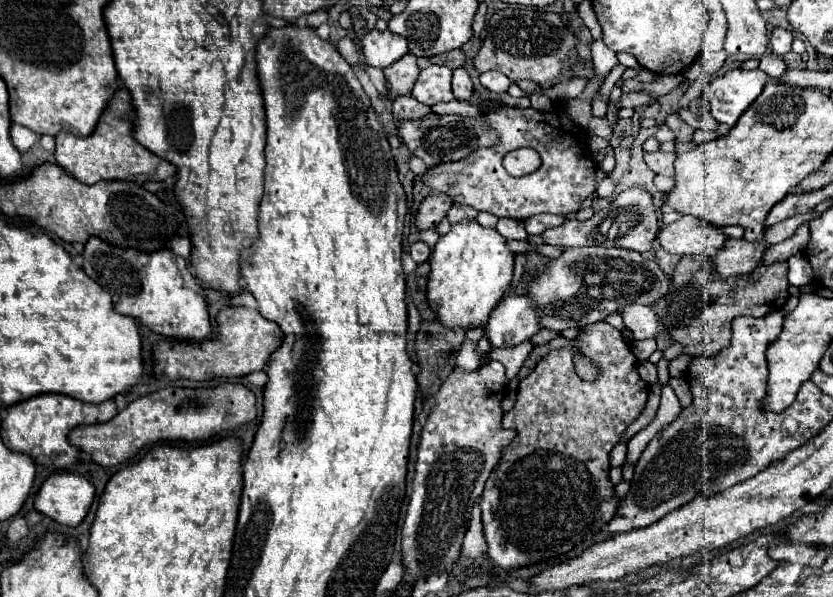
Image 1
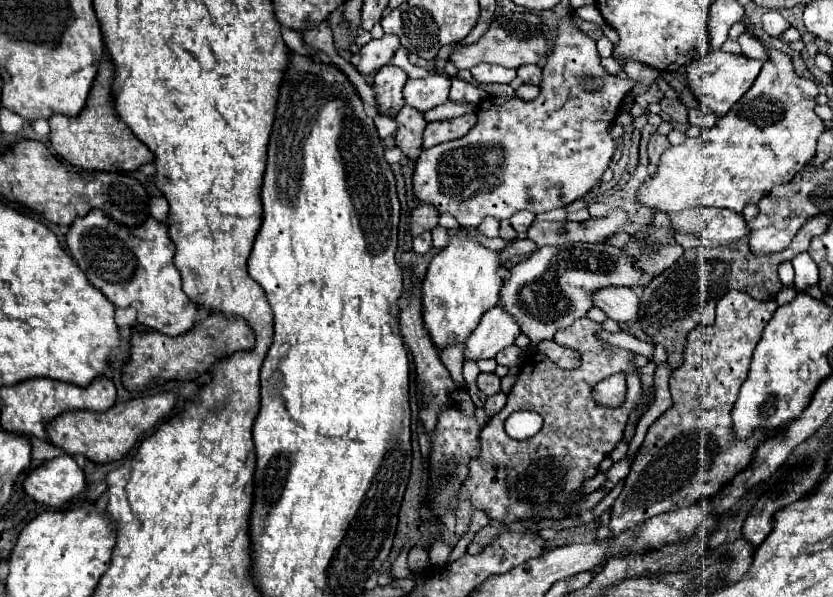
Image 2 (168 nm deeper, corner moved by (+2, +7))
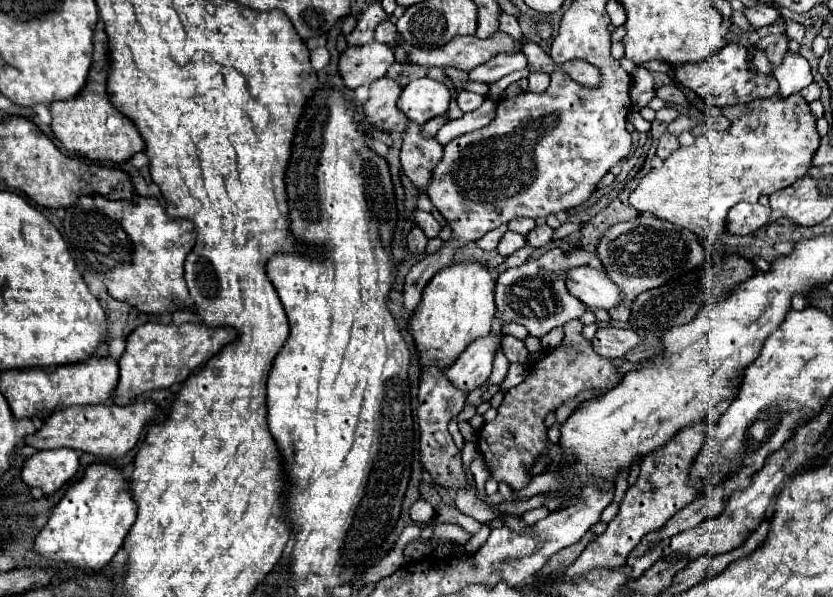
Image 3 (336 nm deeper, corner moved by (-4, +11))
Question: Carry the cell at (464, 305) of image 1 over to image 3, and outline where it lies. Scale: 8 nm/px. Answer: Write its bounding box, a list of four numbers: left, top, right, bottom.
[408,261,496,369]

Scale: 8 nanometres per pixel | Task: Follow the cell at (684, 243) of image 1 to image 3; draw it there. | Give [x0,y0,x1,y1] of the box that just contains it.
[726,203,770,235]

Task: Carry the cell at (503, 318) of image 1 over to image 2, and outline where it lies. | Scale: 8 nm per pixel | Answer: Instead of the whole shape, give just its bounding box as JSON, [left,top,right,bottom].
[464,305,522,361]

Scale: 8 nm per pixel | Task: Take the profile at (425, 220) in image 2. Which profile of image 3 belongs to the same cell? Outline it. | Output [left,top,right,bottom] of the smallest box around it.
[408,227,428,255]

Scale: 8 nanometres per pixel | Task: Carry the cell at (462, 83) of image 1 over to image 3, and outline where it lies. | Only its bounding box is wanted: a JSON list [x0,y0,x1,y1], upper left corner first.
[456,91,484,113]

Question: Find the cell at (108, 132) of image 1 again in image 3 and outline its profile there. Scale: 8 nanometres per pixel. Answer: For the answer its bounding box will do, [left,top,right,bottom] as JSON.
[50,29,144,161]

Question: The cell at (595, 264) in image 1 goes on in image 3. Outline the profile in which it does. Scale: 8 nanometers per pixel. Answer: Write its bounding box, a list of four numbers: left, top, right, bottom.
[496,241,602,337]

